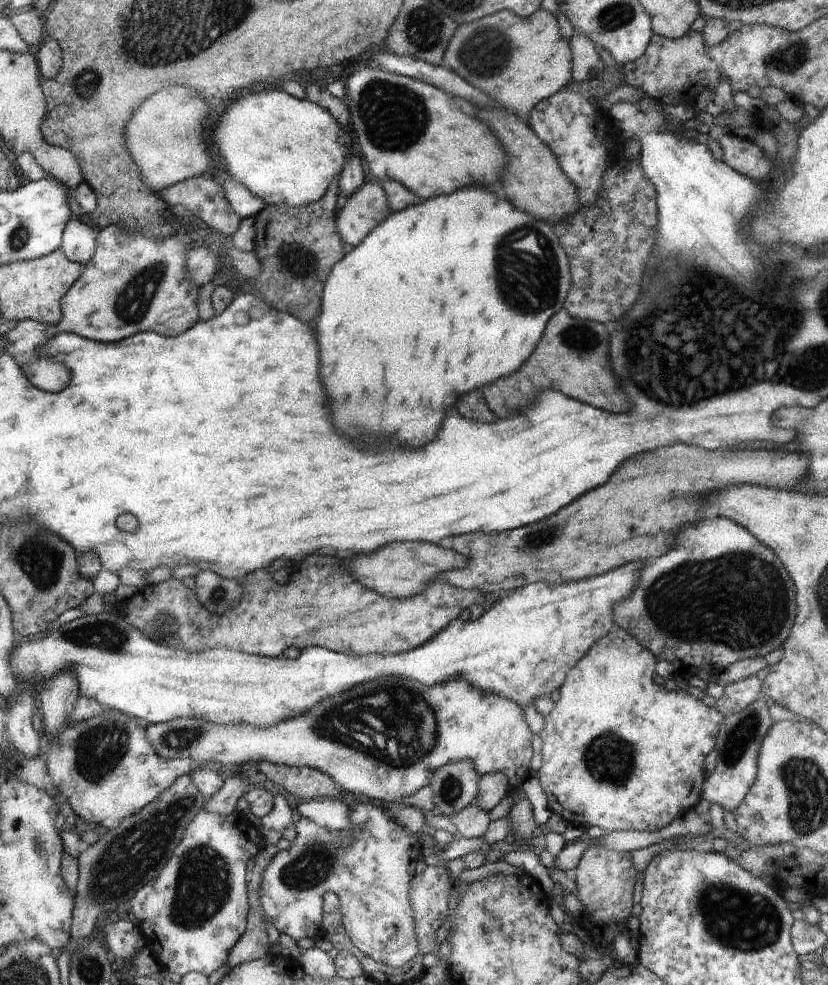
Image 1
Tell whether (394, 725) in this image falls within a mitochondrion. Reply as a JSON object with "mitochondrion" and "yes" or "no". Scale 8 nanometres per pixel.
{"mitochondrion":"yes"}

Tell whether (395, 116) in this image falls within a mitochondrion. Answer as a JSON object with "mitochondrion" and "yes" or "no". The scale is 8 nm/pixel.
{"mitochondrion":"yes"}

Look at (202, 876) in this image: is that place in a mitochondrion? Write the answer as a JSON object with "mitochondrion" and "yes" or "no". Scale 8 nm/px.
{"mitochondrion":"yes"}

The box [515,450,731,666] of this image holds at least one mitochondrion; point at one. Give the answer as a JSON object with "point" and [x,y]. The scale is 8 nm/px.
{"point":[547,534]}

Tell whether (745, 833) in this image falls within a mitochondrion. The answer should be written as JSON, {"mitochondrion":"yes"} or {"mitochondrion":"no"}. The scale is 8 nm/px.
{"mitochondrion":"no"}

